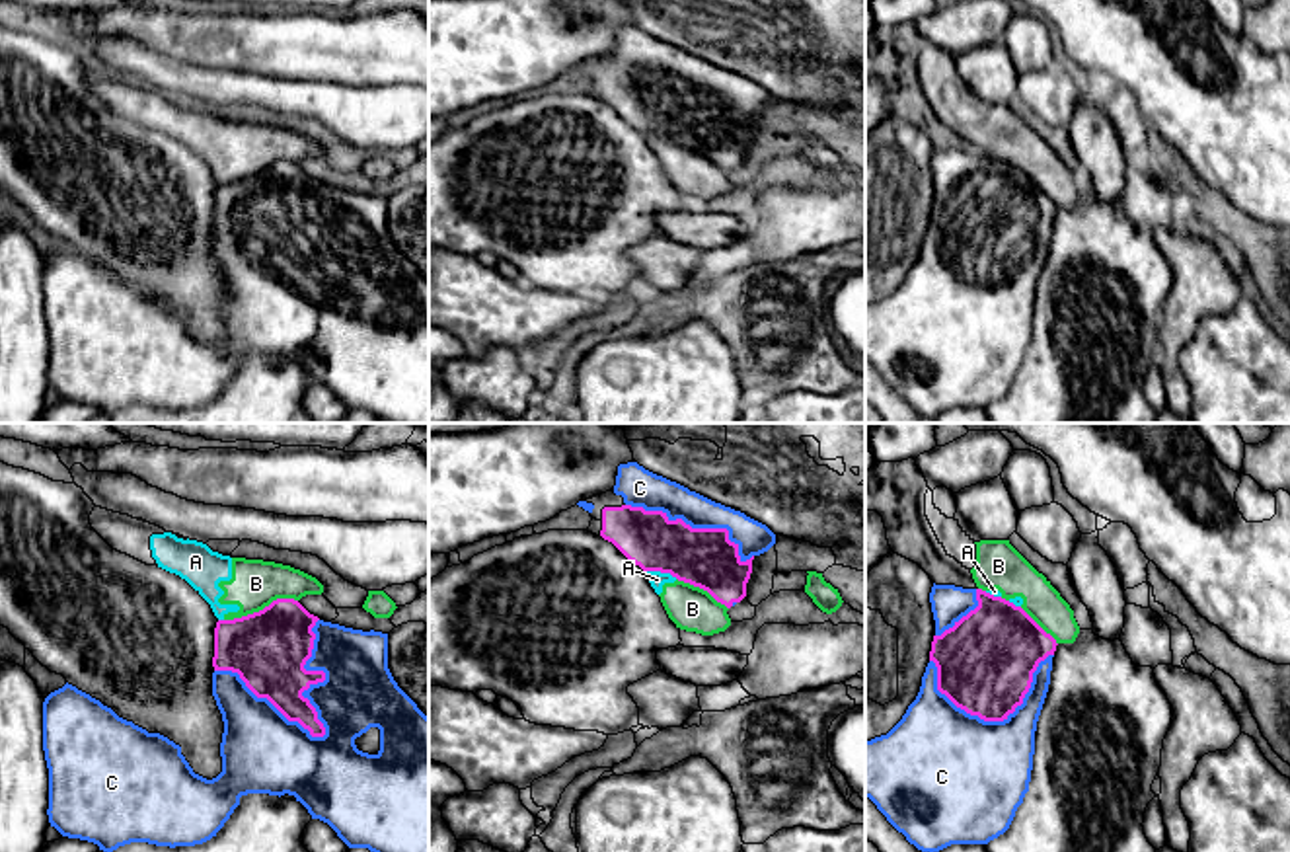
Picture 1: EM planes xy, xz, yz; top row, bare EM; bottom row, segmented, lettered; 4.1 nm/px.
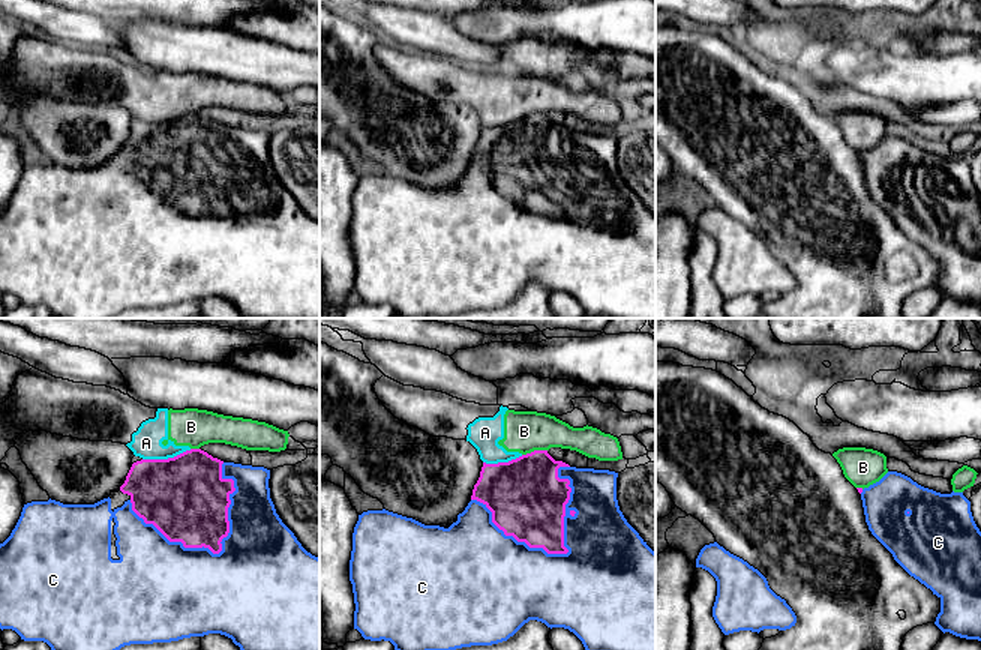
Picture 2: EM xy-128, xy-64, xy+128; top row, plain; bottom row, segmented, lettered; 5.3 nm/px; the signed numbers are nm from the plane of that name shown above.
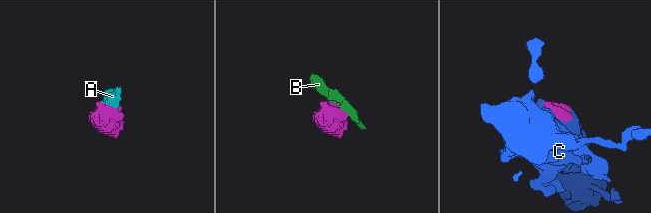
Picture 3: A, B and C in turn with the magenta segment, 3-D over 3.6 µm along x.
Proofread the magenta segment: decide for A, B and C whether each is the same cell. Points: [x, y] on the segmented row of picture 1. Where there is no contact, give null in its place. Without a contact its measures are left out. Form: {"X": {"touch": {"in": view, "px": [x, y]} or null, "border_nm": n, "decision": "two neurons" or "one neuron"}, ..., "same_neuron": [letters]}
{"A": {"touch": {"in": "xz", "px": [661, 572]}, "border_nm": 140, "decision": "two neurons"}, "B": {"touch": {"in": "xy", "px": [260, 611]}, "border_nm": 320, "decision": "two neurons"}, "C": {"touch": {"in": "xy", "px": [269, 700]}, "border_nm": 550, "decision": "one neuron"}, "same_neuron": ["C"]}

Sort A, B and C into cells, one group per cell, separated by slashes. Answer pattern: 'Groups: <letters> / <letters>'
Groups: A B / C

